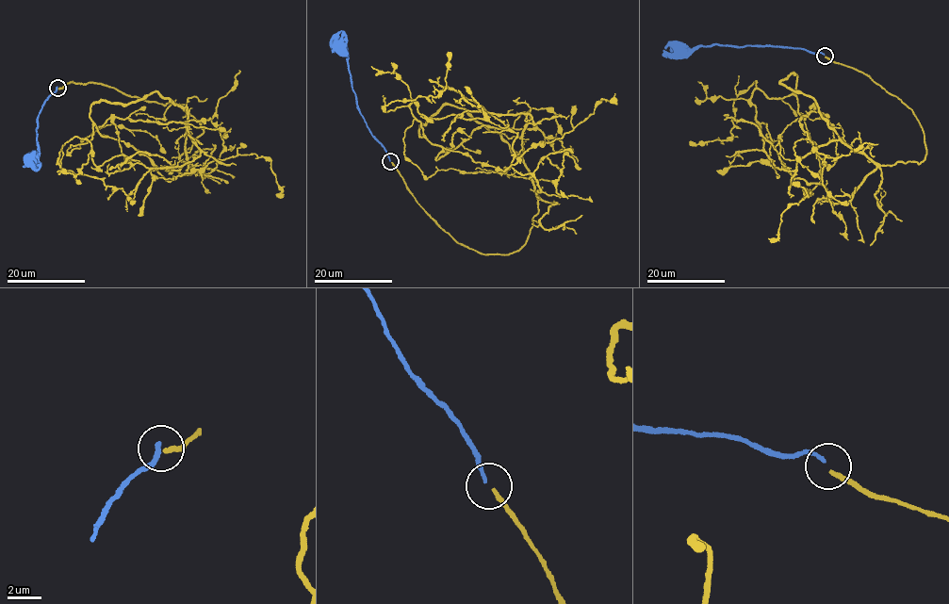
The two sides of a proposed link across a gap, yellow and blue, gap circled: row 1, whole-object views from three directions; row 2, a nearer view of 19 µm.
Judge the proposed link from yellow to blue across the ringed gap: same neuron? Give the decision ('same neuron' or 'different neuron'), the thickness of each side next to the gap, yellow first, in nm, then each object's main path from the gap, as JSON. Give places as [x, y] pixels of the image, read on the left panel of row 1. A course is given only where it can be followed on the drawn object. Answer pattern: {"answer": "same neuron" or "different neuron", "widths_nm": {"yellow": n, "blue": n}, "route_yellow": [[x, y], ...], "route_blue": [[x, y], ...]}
{"answer": "different neuron", "widths_nm": {"yellow": 240, "blue": 220}, "route_yellow": [[57, 89], [188, 109], [155, 91], [96, 102], [105, 136], [117, 117], [211, 120], [210, 192]], "route_blue": [[57, 87], [56, 92], [45, 101], [38, 116], [36, 129], [39, 147], [32, 159]]}

